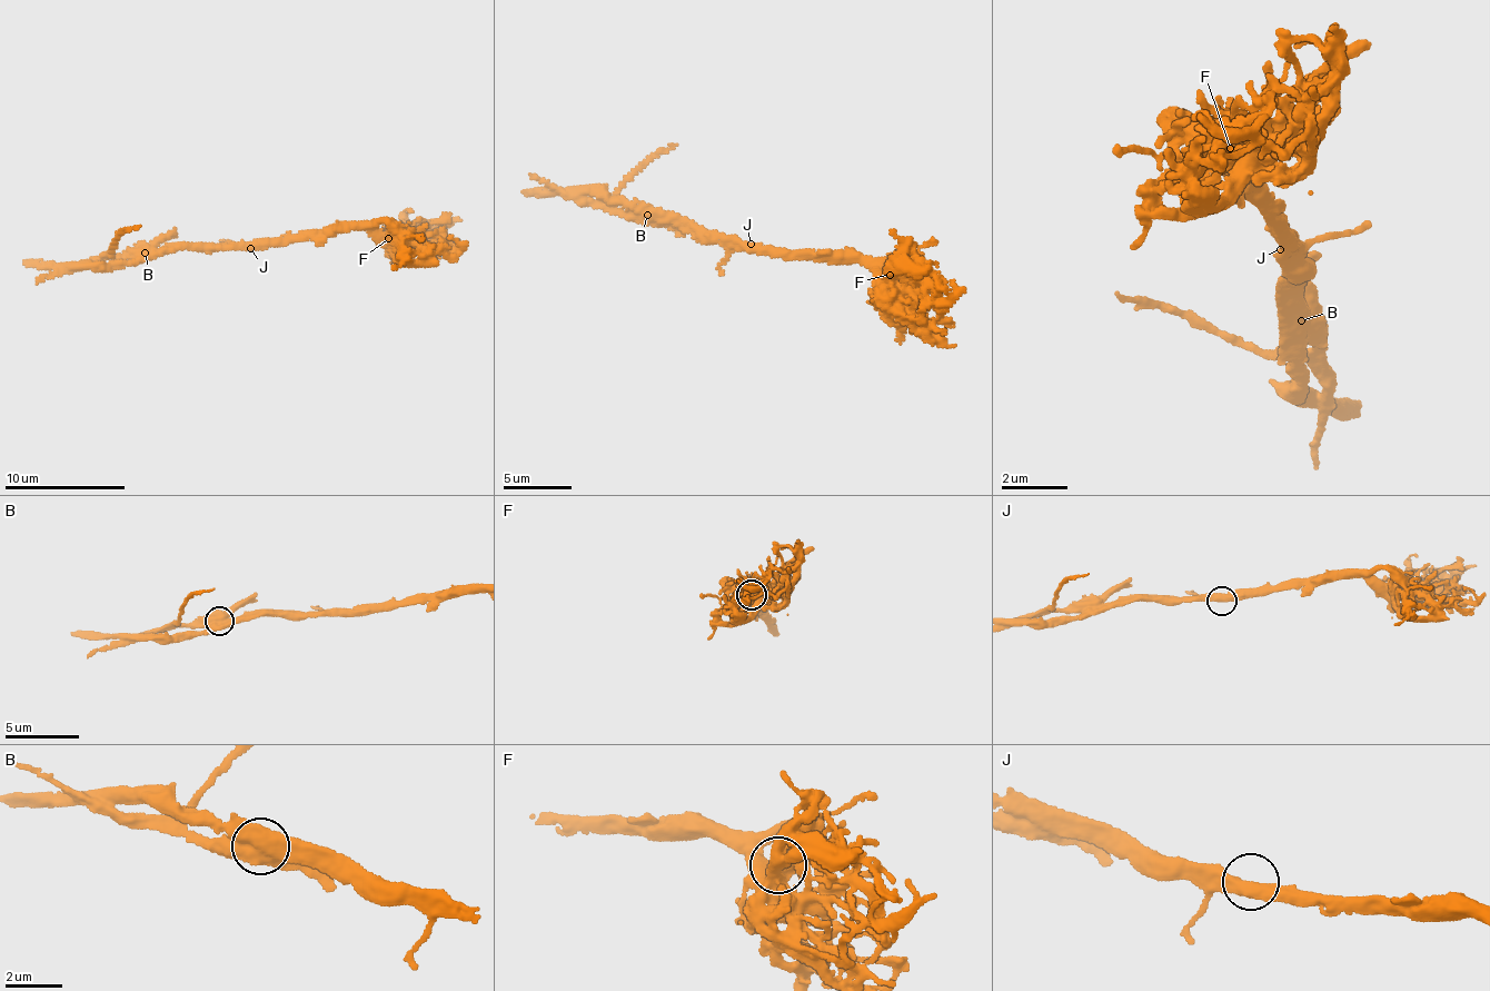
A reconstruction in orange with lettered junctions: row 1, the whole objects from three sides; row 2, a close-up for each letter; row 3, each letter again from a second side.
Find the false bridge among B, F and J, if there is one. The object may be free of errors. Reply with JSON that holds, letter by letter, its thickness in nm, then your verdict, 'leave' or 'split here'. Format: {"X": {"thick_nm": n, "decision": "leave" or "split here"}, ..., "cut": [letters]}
{"B": {"thick_nm": 650, "decision": "split here"}, "F": {"thick_nm": 550, "decision": "leave"}, "J": {"thick_nm": 480, "decision": "leave"}, "cut": ["B"]}

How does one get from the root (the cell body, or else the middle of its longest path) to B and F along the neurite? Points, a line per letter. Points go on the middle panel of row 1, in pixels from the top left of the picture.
B: (753, 253), (725, 248), (718, 243), (706, 244), (691, 231), (685, 233), (669, 223), (659, 224), (646, 214)
F: (753, 253), (784, 249), (788, 253), (813, 250), (827, 256), (858, 253), (872, 259), (890, 275)

